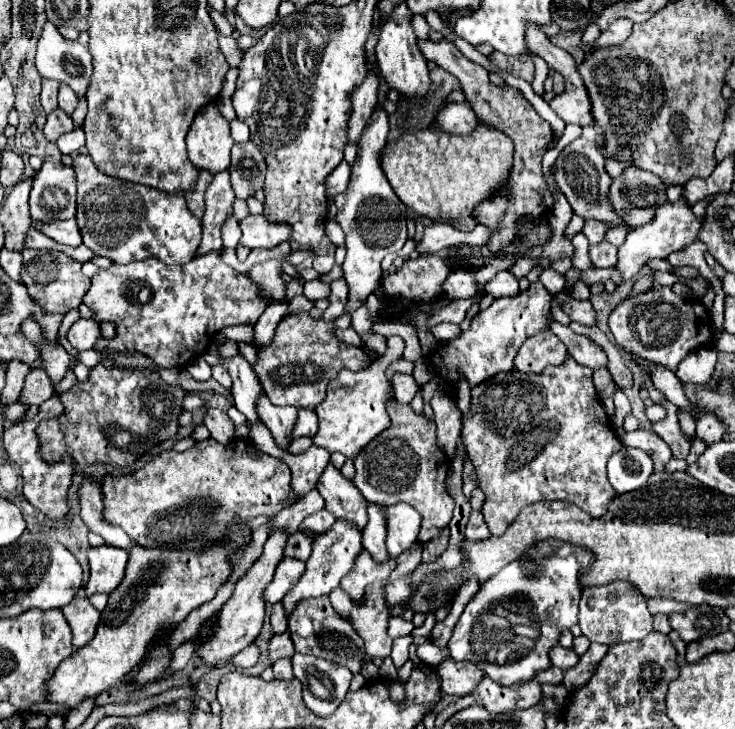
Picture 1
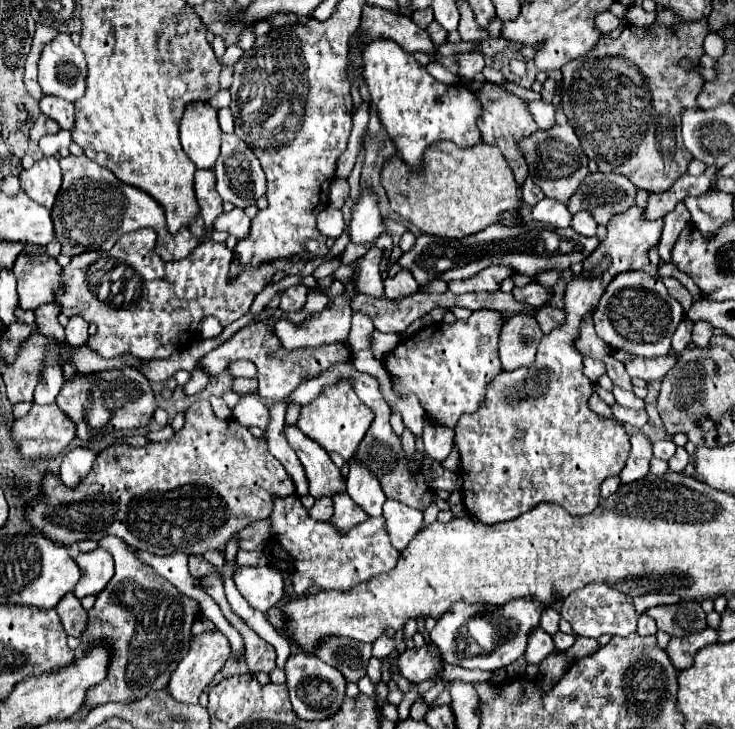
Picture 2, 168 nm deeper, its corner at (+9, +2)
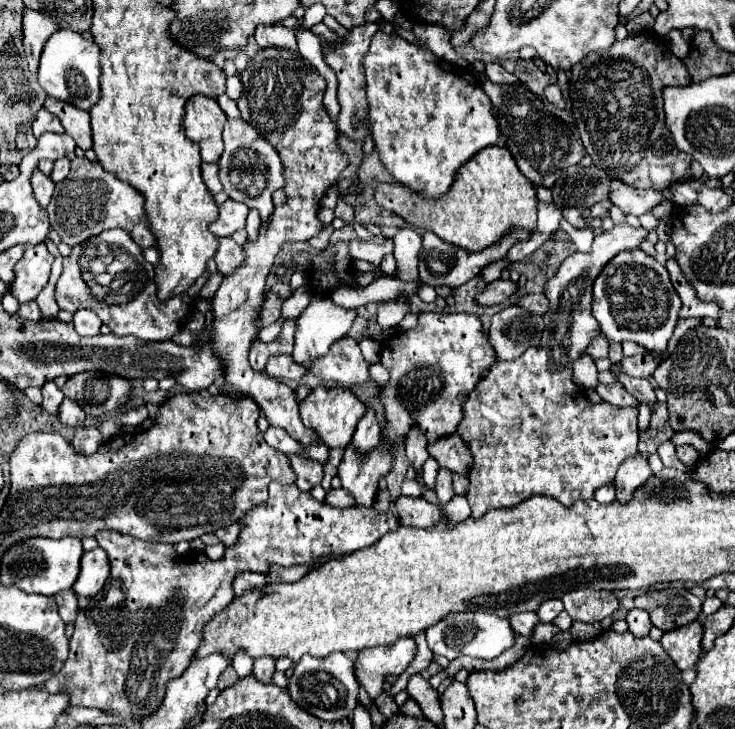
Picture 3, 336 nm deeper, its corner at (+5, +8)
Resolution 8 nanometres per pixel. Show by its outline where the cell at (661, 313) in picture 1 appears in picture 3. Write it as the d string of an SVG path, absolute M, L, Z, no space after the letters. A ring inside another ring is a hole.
M627 250L615 256L593 284L593 316L601 324L601 332L617 342L633 340L649 350L667 350L667 342L673 336L673 330L679 320L679 310L681 298L675 292L665 266L659 264L655 258L647 256L643 250Z

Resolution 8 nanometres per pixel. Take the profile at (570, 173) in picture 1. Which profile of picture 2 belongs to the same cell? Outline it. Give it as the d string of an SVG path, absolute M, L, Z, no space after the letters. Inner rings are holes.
M569 124L553 126L549 130L537 130L529 138L517 142L517 150L523 154L529 168L529 176L533 176L533 182L543 190L543 194L563 204L567 204L567 198L571 198L575 186L579 186L579 182L589 174L589 158L583 154L581 142Z

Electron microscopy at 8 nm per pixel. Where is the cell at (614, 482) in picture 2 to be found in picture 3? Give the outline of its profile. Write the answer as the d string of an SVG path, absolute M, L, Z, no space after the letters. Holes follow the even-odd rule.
M605 484L605 486L597 488L595 500L601 504L611 504L615 500L615 484Z

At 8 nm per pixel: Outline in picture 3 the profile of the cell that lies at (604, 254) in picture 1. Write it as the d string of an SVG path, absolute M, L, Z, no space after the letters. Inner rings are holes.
M515 228L515 232L509 232L507 236L503 236L503 240L499 240L499 244L495 244L495 248L483 248L483 252L467 252L465 248L455 248L455 244L447 244L447 242L439 240L439 236L435 236L433 232L425 232L423 248L419 252L419 278L429 286L457 288L457 286L469 282L471 278L475 278L487 264L503 260L503 256L507 256L515 244L529 240L533 232L535 230L523 232L523 228Z

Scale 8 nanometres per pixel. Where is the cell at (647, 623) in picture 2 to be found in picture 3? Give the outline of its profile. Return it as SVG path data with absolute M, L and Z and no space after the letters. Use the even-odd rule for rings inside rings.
M635 608L631 612L627 612L627 624L629 624L629 630L635 634L635 636L647 636L649 630L651 630L651 620L647 616L647 612Z

